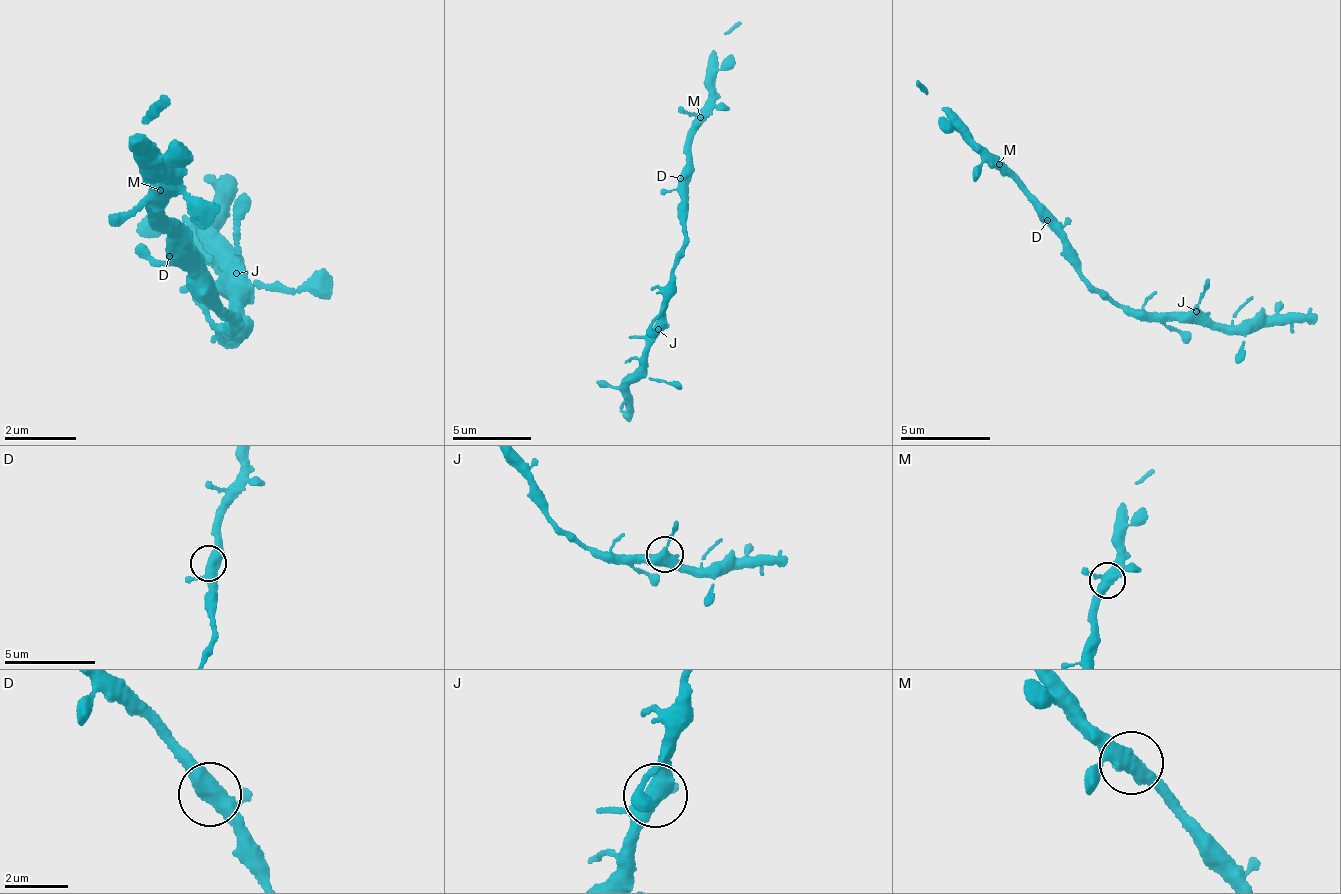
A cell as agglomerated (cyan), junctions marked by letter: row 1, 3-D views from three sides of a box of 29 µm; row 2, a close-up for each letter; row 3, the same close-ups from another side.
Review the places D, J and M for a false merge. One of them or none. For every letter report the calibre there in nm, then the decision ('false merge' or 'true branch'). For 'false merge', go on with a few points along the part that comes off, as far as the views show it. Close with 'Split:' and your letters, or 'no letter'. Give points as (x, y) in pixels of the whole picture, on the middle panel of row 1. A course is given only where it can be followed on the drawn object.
D: calibre 420 nm; true branch
J: calibre 440 nm; true branch
M: calibre 420 nm; true branch
Split: no letter

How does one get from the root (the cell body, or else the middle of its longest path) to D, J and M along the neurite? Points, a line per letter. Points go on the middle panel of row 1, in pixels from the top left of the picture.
D: (686, 228), (688, 200), (680, 178)
J: (686, 228), (680, 263), (670, 273), (670, 280), (665, 285), (665, 323), (658, 329)
M: (686, 228), (683, 223), (690, 200), (687, 194), (694, 158), (691, 152), (697, 121), (701, 116)

